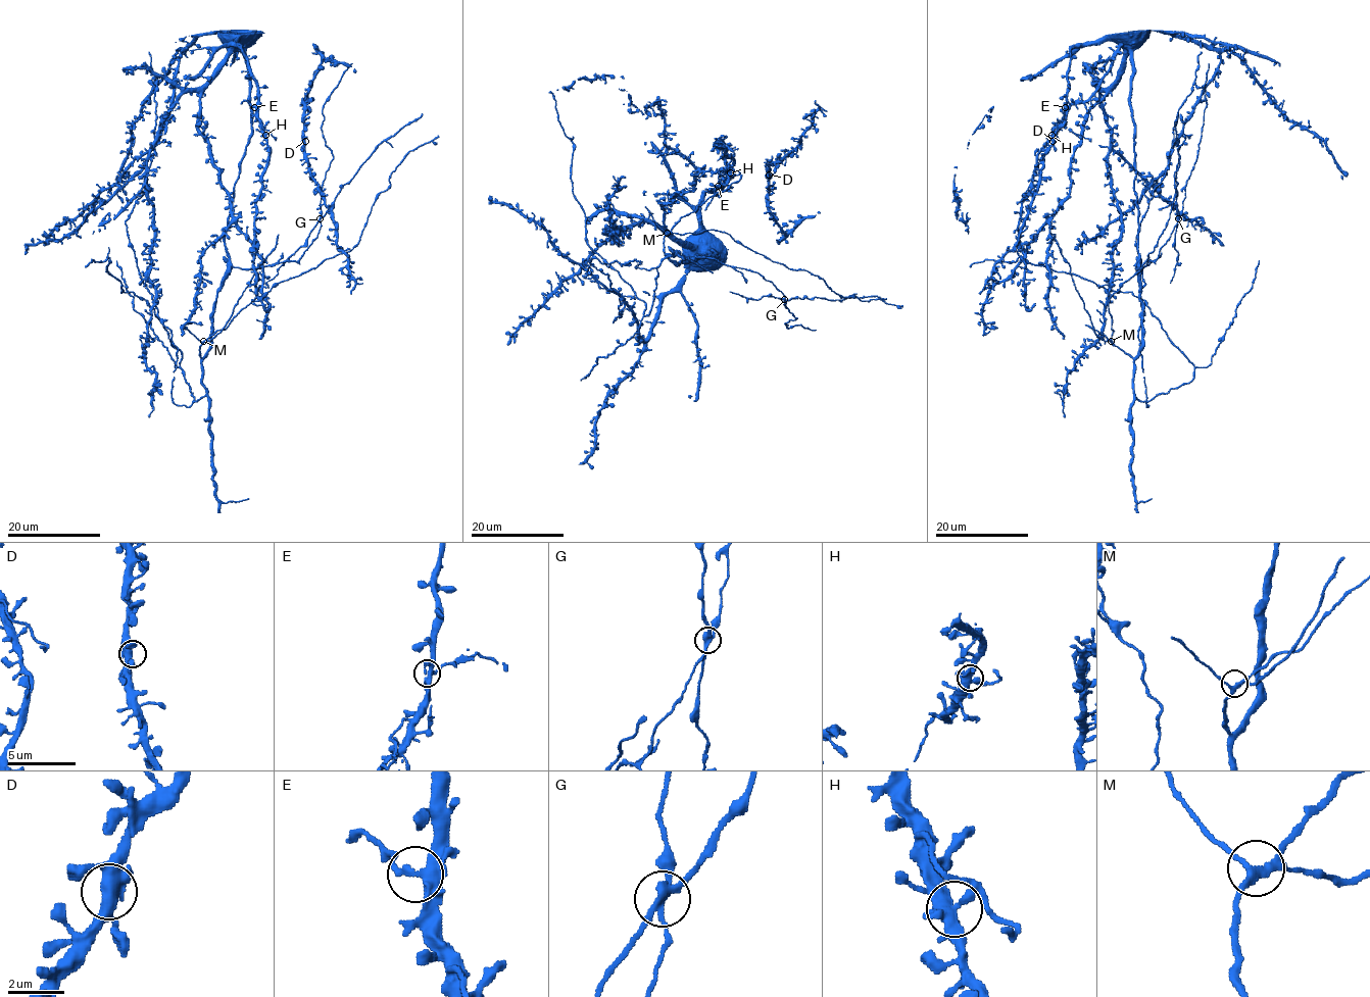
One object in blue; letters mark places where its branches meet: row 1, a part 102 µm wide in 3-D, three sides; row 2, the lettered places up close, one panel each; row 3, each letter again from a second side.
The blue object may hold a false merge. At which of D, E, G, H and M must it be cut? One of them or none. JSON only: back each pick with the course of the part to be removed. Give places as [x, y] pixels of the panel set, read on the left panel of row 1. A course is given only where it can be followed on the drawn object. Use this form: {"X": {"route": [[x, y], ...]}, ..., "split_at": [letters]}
{"G": {"route": [[321, 218], [372, 152], [423, 113]]}, "split_at": ["G"]}

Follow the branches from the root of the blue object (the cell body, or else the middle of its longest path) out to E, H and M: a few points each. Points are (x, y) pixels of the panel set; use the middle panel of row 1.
E: (688, 259), (716, 255), (706, 247), (700, 235), (700, 197), (713, 189), (722, 189), (718, 186)
H: (688, 259), (716, 255), (706, 247), (700, 235), (700, 197), (713, 189), (722, 189), (730, 172)
M: (688, 259), (691, 260), (675, 263), (666, 254), (664, 237), (667, 233)

